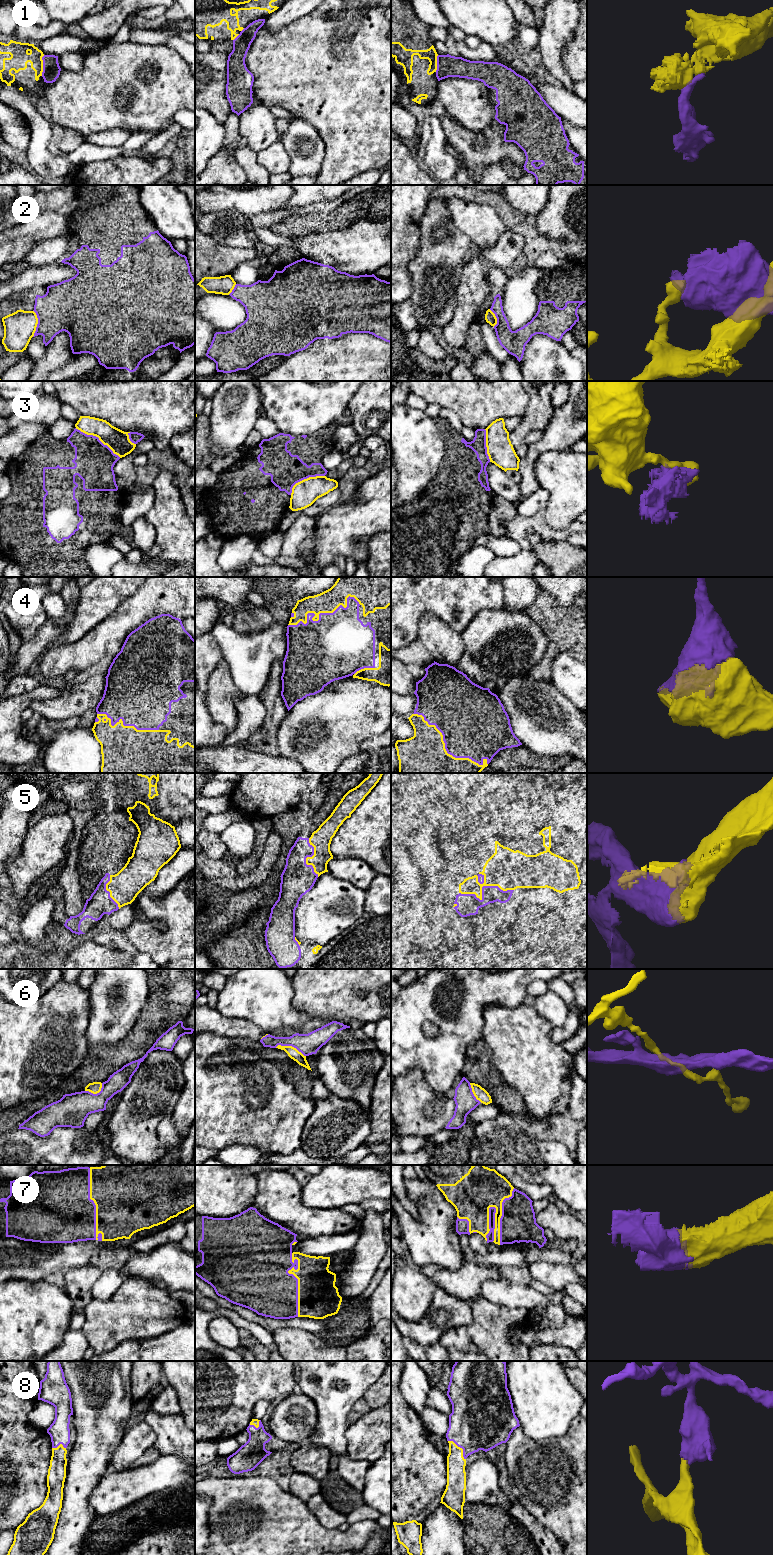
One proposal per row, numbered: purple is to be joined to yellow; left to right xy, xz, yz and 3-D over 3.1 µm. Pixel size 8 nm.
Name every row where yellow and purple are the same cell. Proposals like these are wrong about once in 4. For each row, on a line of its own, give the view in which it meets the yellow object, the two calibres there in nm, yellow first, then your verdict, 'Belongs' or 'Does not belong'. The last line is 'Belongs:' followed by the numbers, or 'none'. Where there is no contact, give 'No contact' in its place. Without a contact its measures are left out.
1: Touches yellow in xy. Thickness 150 nm (yellow) against 140 nm. Does not belong
2: Touches yellow in xy. Thickness 260 nm (yellow) against 360 nm. Does not belong
3: Touches yellow in xy. Thickness 180 nm (yellow) against 320 nm. Does not belong
4: Touches yellow in xz. Thickness 180 nm (yellow) against 440 nm. Belongs
5: Touches yellow in yz. Thickness 300 nm (yellow) against 180 nm. Belongs
6: Touches yellow in xz. Thickness 90 nm (yellow) against 170 nm. Does not belong
7: Touches yellow in xy. Thickness 500 nm (yellow) against 460 nm. Belongs
8: Touches yellow in yz. Thickness 160 nm (yellow) against 440 nm. Belongs
Belongs: 4, 5, 7, 8

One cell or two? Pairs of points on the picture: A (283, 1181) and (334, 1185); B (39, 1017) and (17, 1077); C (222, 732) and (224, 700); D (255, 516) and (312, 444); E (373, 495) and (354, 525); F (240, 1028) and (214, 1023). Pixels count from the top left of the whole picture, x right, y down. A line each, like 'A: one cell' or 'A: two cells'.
A: two cells
B: one cell
C: two cells
D: one cell
E: one cell
F: one cell

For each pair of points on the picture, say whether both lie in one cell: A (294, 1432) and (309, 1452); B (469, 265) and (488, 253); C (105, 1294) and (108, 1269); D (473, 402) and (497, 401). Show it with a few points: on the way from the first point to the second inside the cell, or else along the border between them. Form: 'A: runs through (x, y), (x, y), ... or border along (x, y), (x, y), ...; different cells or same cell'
A: border along (305, 1442), (297, 1446); different cells
B: border along (477, 250), (483, 259); different cells
C: runs through (105, 1288), (108, 1283), (108, 1275); same cell
D: runs through (479, 401), (491, 401); same cell

